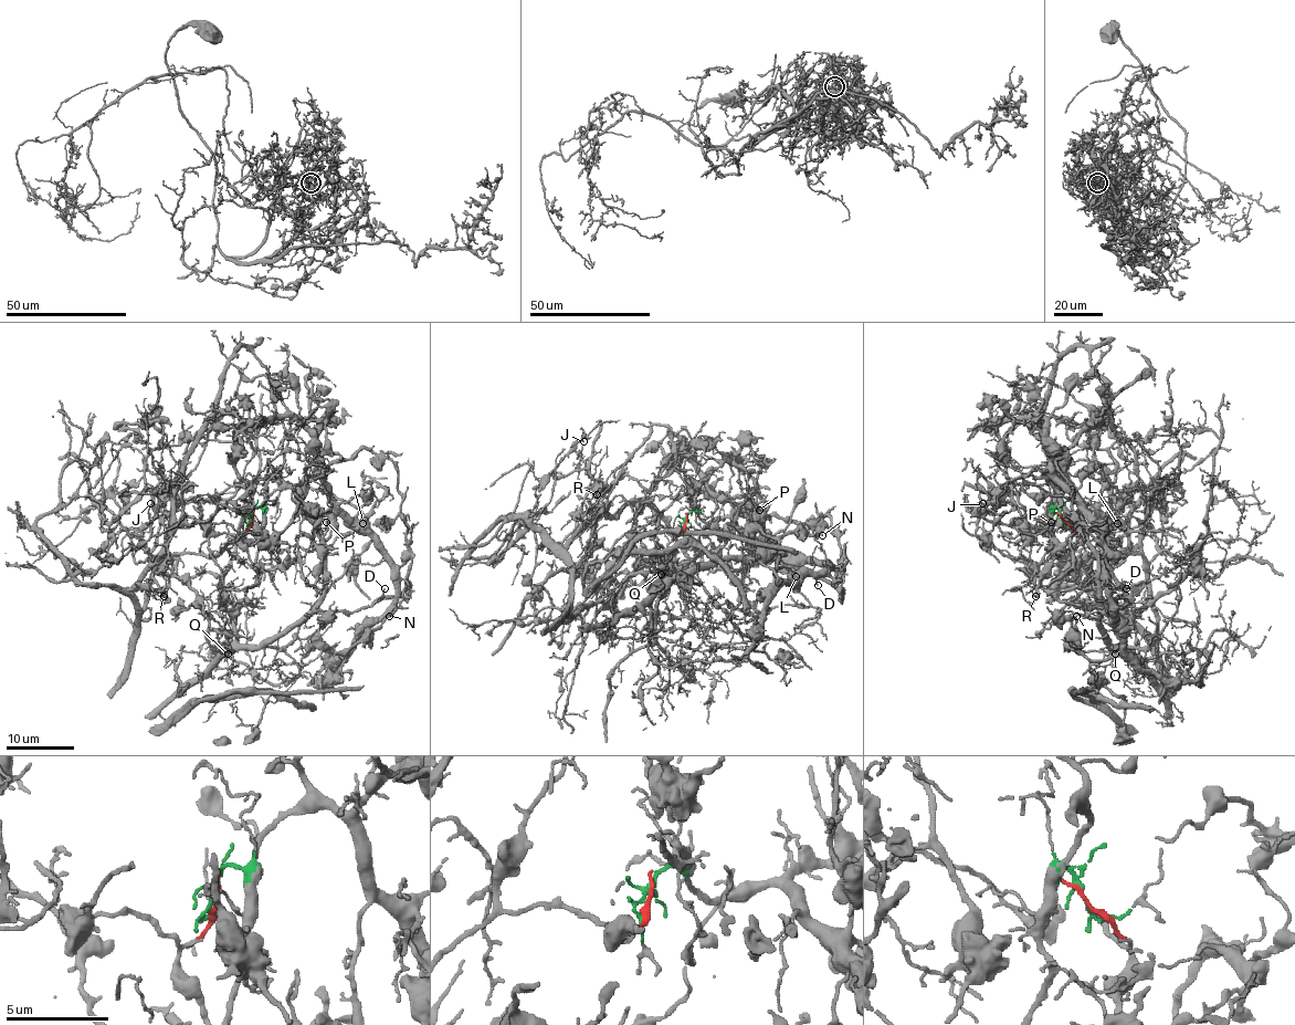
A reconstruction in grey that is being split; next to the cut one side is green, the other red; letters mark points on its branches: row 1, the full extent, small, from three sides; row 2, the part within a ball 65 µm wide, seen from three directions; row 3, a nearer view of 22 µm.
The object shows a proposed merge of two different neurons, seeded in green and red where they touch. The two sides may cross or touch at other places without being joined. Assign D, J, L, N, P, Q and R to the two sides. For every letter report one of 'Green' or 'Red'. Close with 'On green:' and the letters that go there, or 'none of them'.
D: Green
J: Red
L: Green
N: Green
P: Green
Q: Green
R: Red
On green: D, L, N, P, Q

